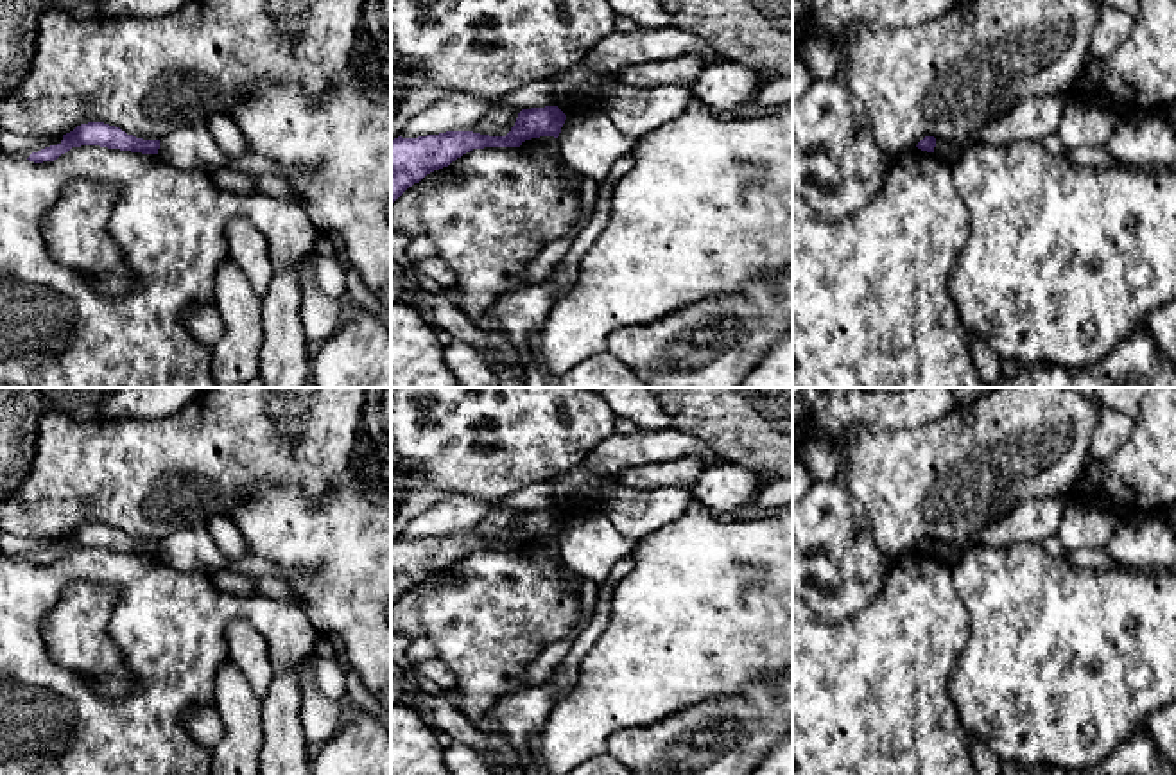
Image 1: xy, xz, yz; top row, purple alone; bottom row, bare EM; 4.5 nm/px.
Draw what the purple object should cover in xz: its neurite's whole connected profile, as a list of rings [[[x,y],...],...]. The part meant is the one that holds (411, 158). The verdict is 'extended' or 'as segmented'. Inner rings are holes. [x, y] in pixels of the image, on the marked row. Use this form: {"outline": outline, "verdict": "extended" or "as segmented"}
{"outline": [[[558,106],[522,109],[506,136],[446,131],[391,140],[391,205],[427,174],[448,167],[473,149],[520,147],[525,140],[554,136],[565,165],[601,183],[613,163],[631,154],[640,138],[622,135],[604,109],[566,117]]], "verdict": "extended"}

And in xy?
{"outline": [[[88,122],[63,135],[63,140],[57,145],[32,152],[27,160],[34,163],[54,161],[72,147],[81,145],[158,154],[177,169],[195,169],[210,174],[219,169],[235,169],[253,176],[267,172],[287,179],[294,174],[314,176],[319,170],[317,167],[298,167],[296,170],[289,170],[285,165],[255,152],[228,156],[219,149],[204,124],[174,129],[161,140],[143,140],[104,122]]], "verdict": "extended"}

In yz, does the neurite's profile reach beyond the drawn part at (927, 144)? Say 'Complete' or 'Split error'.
Split error

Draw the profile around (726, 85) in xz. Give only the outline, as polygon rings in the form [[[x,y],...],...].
[[[728,59],[701,70],[694,81],[692,97],[724,111],[751,100],[757,90],[753,68]]]

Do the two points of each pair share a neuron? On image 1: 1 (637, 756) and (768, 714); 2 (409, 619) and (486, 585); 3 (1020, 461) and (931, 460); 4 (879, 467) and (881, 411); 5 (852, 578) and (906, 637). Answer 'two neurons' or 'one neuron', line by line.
1: one neuron
2: two neurons
3: one neuron
4: two neurons
5: two neurons

